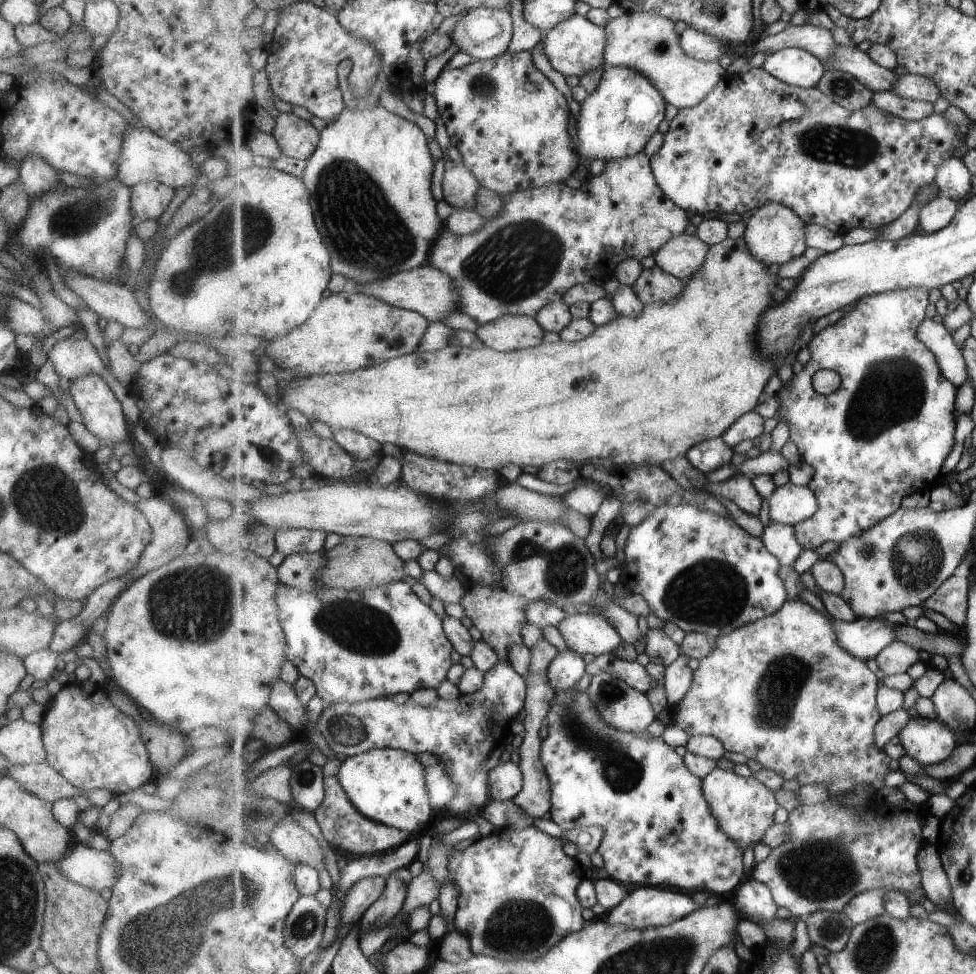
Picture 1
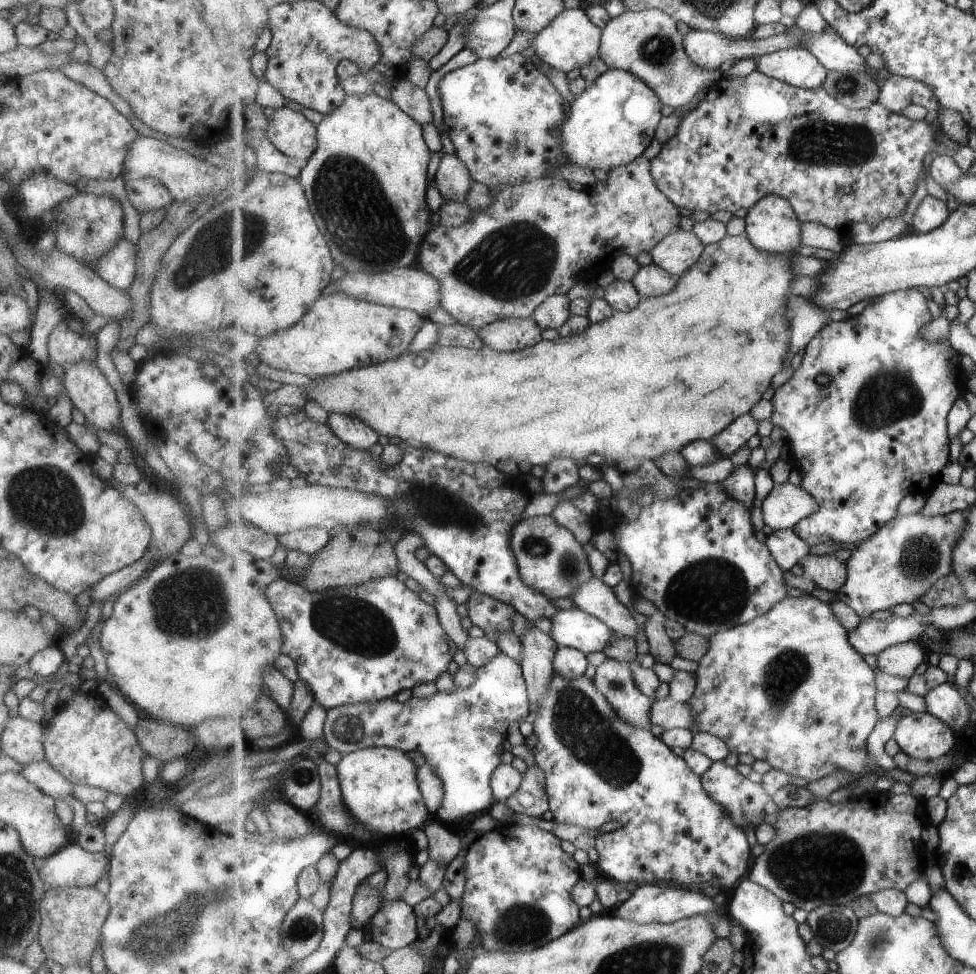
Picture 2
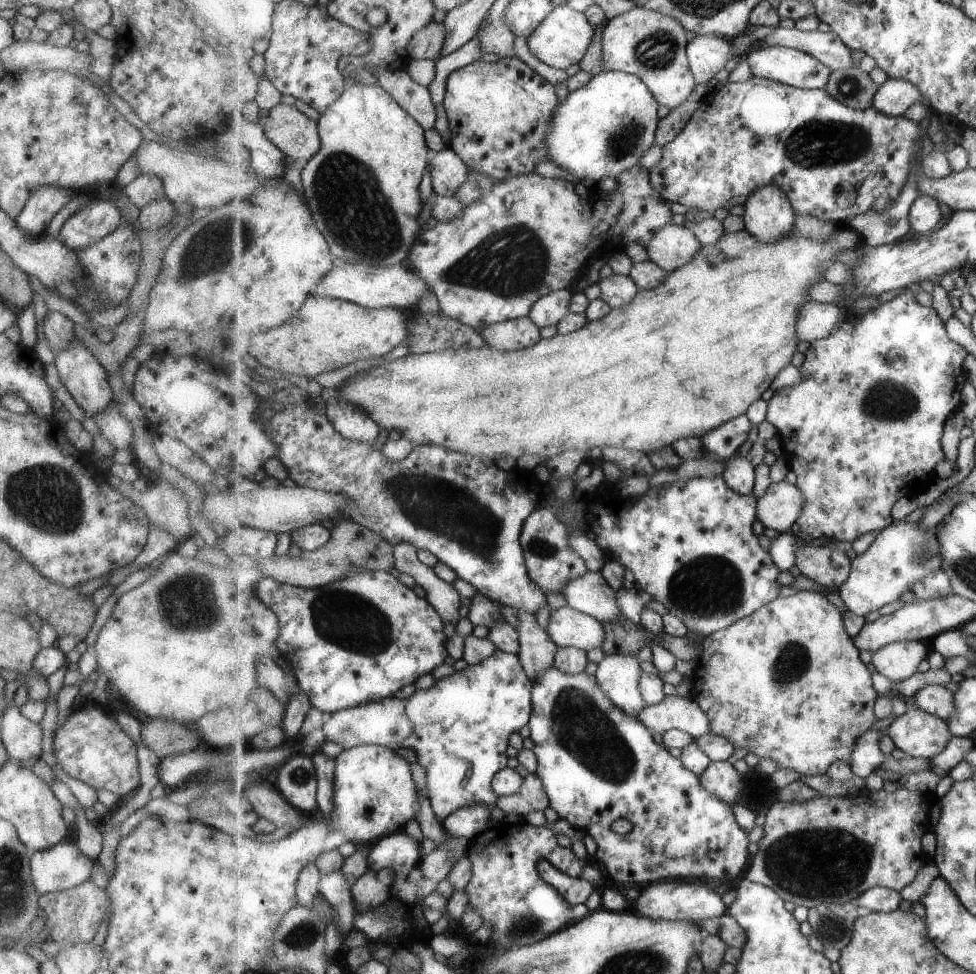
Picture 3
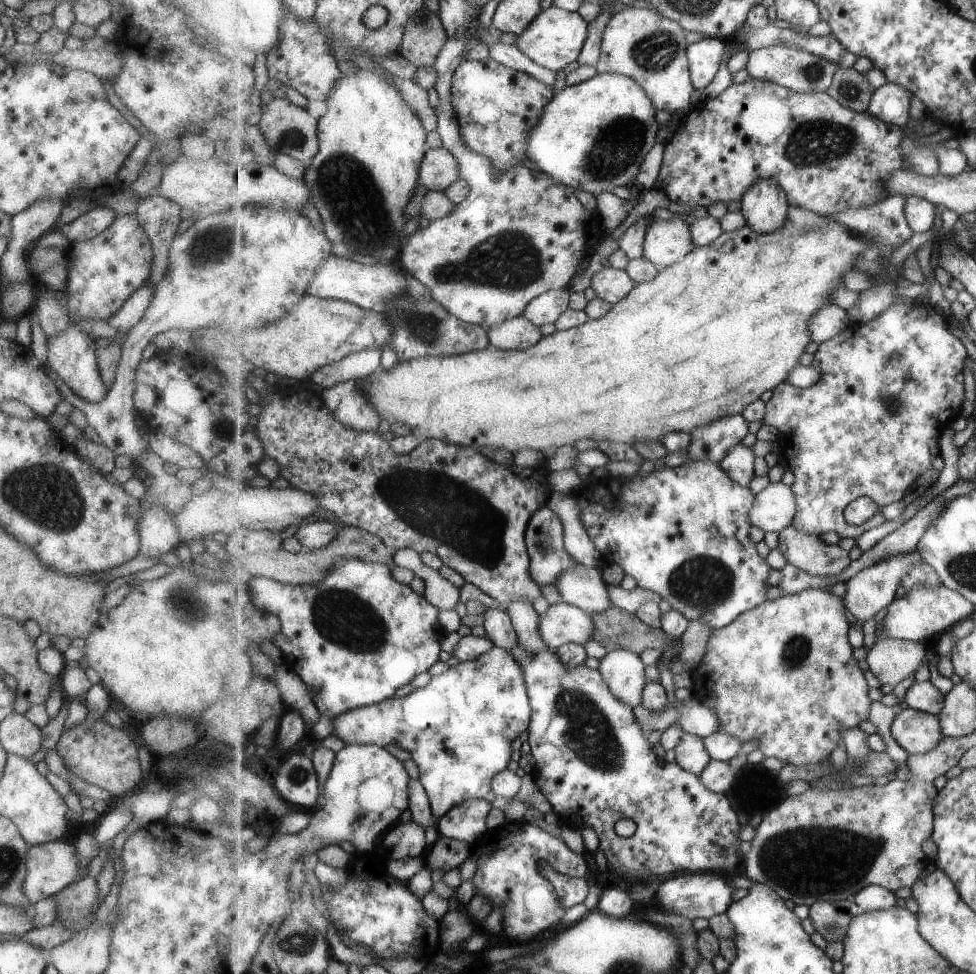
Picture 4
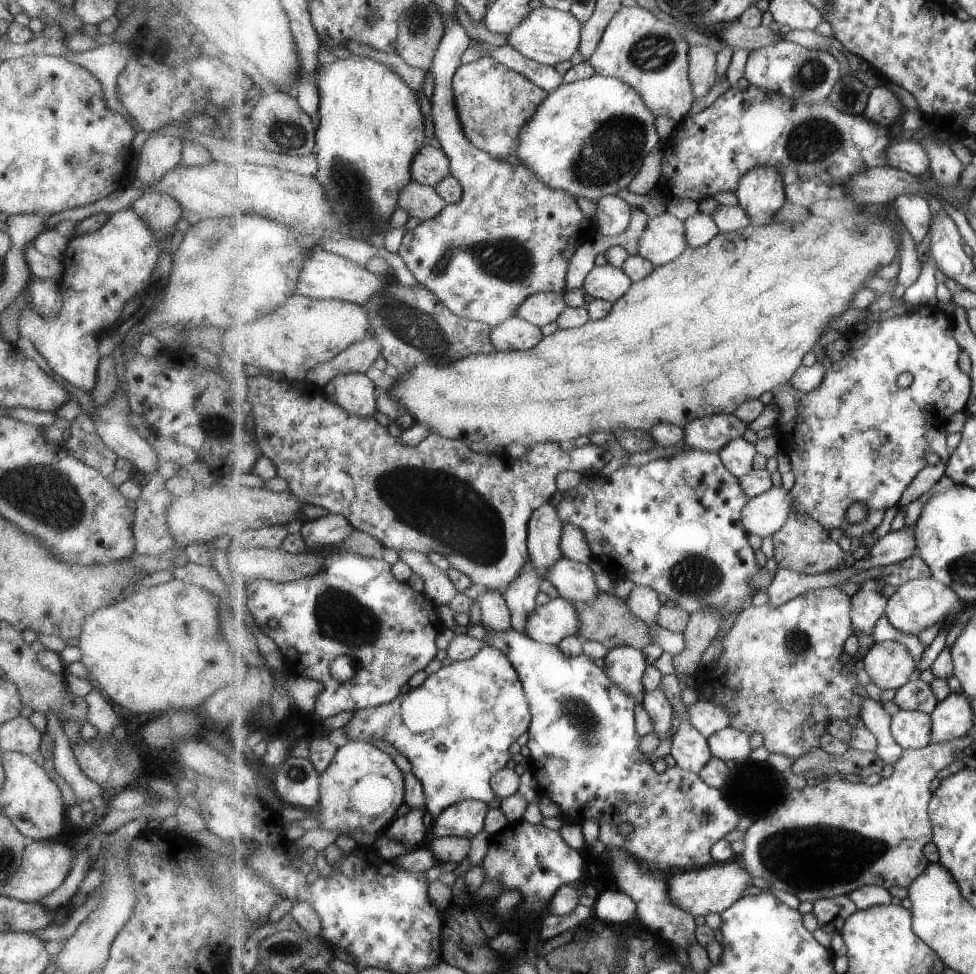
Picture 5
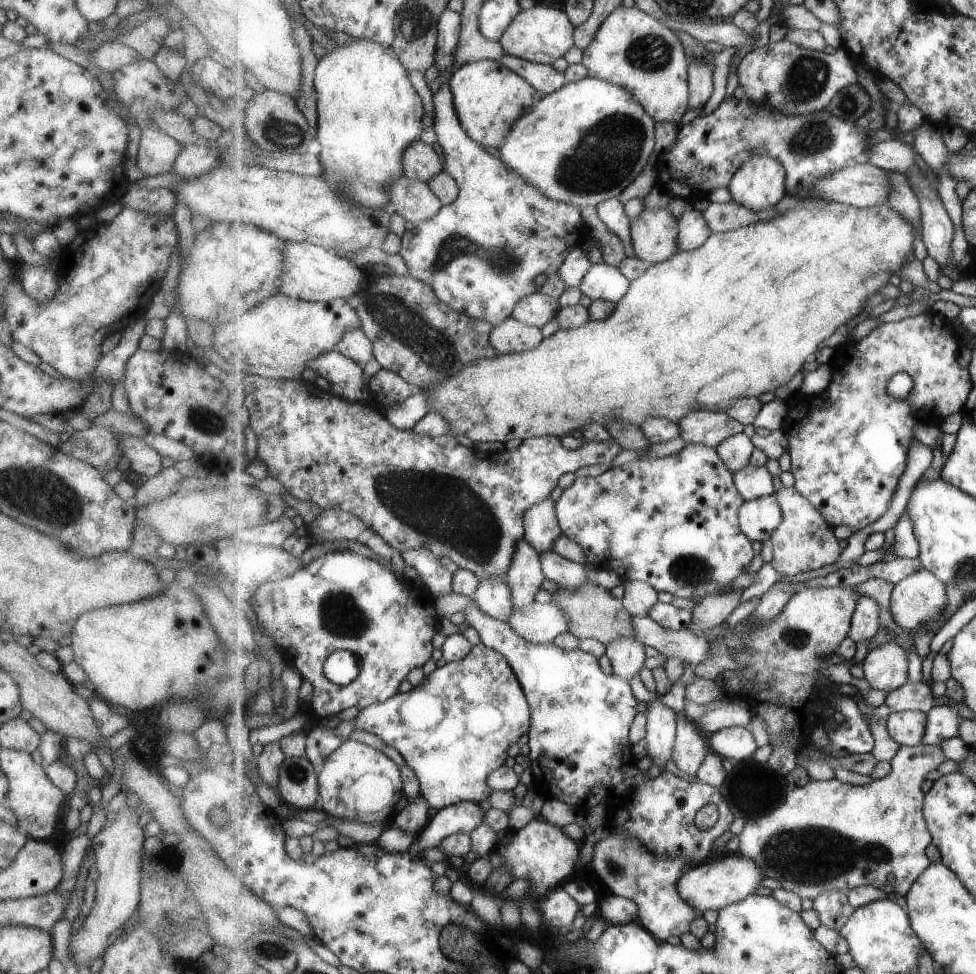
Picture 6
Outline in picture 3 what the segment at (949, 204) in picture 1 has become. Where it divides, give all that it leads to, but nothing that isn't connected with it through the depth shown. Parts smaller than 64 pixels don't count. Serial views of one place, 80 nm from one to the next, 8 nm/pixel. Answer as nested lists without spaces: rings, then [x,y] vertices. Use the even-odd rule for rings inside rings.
[[[919,196],[910,211],[910,222],[914,235],[926,235],[936,231],[945,217],[939,210],[937,200],[931,196]]]

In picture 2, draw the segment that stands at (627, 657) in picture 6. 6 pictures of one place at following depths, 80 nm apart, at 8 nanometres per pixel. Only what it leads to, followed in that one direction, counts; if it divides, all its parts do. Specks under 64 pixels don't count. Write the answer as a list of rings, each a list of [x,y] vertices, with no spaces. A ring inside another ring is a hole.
[[[607,657],[598,666],[594,680],[621,720],[631,726],[651,729],[651,710],[655,701],[639,690],[629,663]]]

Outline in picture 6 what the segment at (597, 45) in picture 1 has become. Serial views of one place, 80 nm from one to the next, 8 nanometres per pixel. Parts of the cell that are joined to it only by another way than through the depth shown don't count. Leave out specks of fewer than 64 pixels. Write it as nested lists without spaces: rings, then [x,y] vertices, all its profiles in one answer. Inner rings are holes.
[[[537,2],[532,9],[520,12],[500,41],[507,55],[518,56],[534,63],[552,65],[576,45],[576,26],[563,9],[546,7]]]

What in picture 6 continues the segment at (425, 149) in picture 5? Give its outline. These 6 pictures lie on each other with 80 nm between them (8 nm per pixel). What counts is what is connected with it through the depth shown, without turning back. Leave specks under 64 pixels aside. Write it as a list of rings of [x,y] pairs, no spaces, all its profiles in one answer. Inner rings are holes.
[[[417,140],[404,157],[404,174],[416,181],[428,183],[445,172],[441,156],[429,143]]]

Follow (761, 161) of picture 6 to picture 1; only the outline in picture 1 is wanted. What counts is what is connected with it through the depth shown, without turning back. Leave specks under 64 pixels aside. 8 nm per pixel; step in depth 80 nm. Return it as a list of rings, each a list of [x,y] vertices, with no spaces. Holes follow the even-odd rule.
[[[769,201],[758,208],[746,223],[744,239],[748,242],[749,250],[771,268],[783,266],[785,262],[803,255],[807,250],[806,222],[787,205]]]

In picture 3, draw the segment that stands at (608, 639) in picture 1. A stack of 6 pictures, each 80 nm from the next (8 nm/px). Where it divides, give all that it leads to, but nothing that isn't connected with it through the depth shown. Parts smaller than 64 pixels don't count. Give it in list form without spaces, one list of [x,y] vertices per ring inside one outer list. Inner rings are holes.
[[[570,605],[553,610],[545,630],[559,648],[575,646],[585,651],[602,649],[607,634],[605,623]]]

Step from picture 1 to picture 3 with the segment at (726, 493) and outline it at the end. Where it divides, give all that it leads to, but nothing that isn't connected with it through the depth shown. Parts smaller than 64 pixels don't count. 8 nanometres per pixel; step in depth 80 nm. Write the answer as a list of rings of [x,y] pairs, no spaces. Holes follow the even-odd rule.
[[[734,455],[726,461],[722,473],[725,481],[739,494],[752,494],[756,486],[756,467],[750,456]]]

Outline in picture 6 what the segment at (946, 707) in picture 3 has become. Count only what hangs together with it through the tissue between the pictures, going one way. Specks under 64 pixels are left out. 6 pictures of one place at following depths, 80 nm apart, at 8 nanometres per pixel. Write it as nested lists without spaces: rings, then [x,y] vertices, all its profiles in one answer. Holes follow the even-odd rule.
[[[909,681],[887,694],[883,705],[889,705],[892,712],[923,711],[928,713],[935,706],[933,690],[925,682]]]

